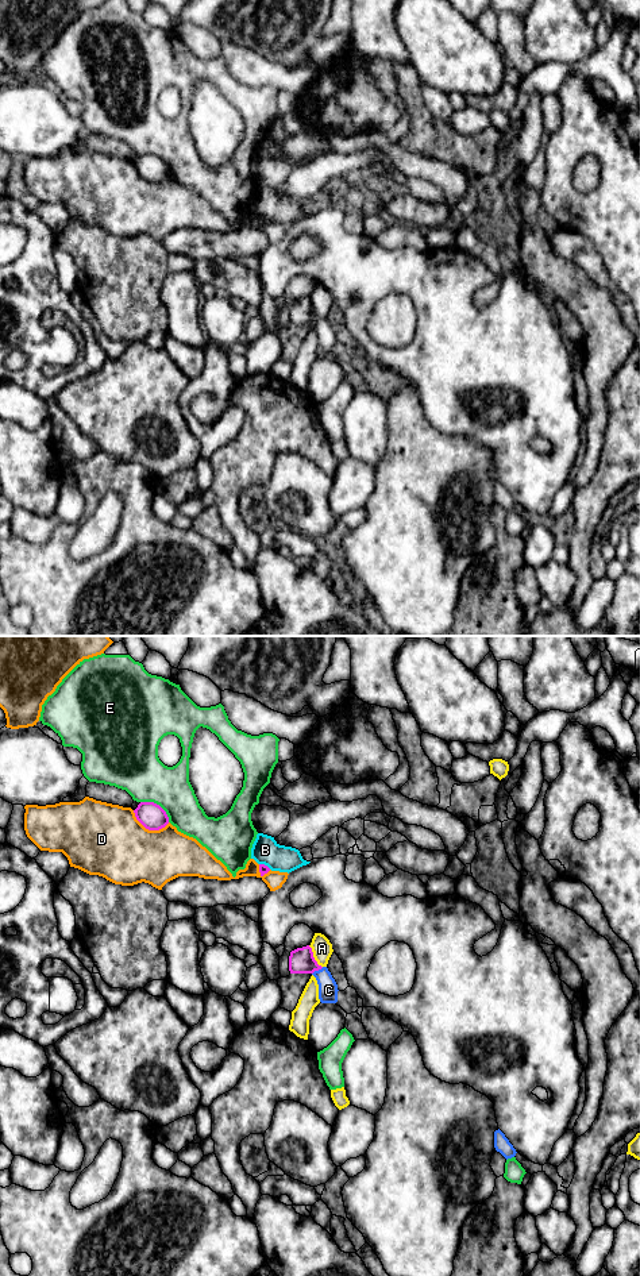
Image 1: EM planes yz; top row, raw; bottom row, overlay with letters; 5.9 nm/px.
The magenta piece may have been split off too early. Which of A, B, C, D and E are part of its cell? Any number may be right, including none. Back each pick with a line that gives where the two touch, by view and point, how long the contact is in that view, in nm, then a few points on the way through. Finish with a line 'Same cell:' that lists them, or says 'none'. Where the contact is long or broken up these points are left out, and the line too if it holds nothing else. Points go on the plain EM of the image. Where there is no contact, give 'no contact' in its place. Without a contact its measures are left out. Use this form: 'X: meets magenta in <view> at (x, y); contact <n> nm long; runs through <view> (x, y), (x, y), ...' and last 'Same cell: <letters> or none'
C: meets magenta in yz at (317, 322); contact 80 nm long; runs through yz (301, 312), (317, 322), (323, 327), (328, 342)
Same cell: C

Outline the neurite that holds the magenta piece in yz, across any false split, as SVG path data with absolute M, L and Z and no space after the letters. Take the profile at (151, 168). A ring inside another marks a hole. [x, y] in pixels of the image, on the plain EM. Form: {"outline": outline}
{"outline": "M140 154L134 165L136 171L149 182L159 182L169 176L166 163L154 154Z"}

